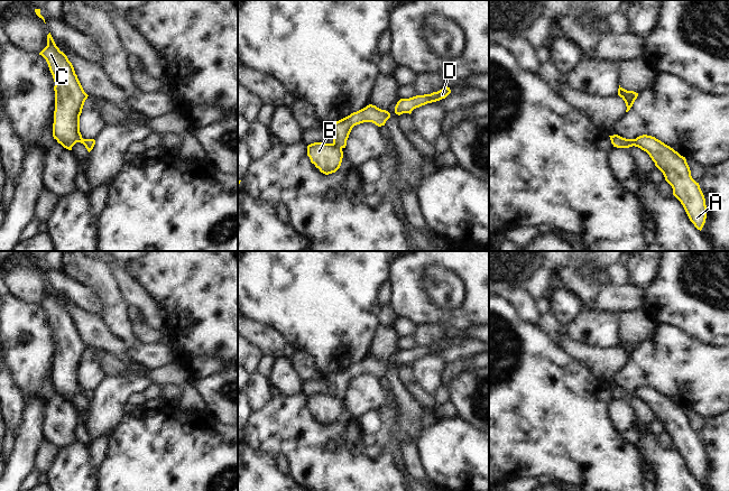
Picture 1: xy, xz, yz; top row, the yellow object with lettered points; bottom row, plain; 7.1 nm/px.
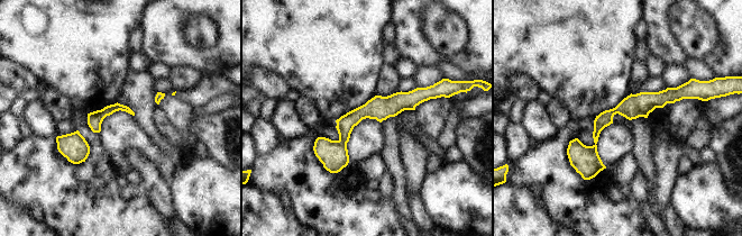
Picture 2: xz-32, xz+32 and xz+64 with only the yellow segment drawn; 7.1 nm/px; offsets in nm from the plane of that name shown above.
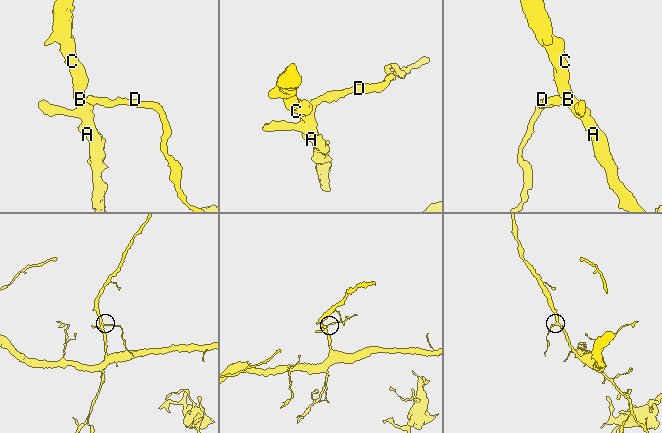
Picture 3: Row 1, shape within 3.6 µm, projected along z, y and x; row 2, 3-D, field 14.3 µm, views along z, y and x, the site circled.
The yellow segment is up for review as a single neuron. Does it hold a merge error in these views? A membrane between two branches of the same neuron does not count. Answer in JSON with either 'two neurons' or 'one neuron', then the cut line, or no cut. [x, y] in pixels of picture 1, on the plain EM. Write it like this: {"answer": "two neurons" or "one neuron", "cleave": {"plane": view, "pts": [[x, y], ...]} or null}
{"answer": "one neuron", "cleave": null}

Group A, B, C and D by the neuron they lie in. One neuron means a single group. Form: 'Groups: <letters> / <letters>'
Groups: A B C D

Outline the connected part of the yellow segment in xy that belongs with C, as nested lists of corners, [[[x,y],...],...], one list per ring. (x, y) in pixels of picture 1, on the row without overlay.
[[[50,284],[47,286],[47,297],[39,306],[46,311],[55,333],[54,390],[68,401],[81,393],[90,404],[95,391],[83,390],[80,383],[80,367],[89,346],[84,343],[72,314],[56,297]]]

